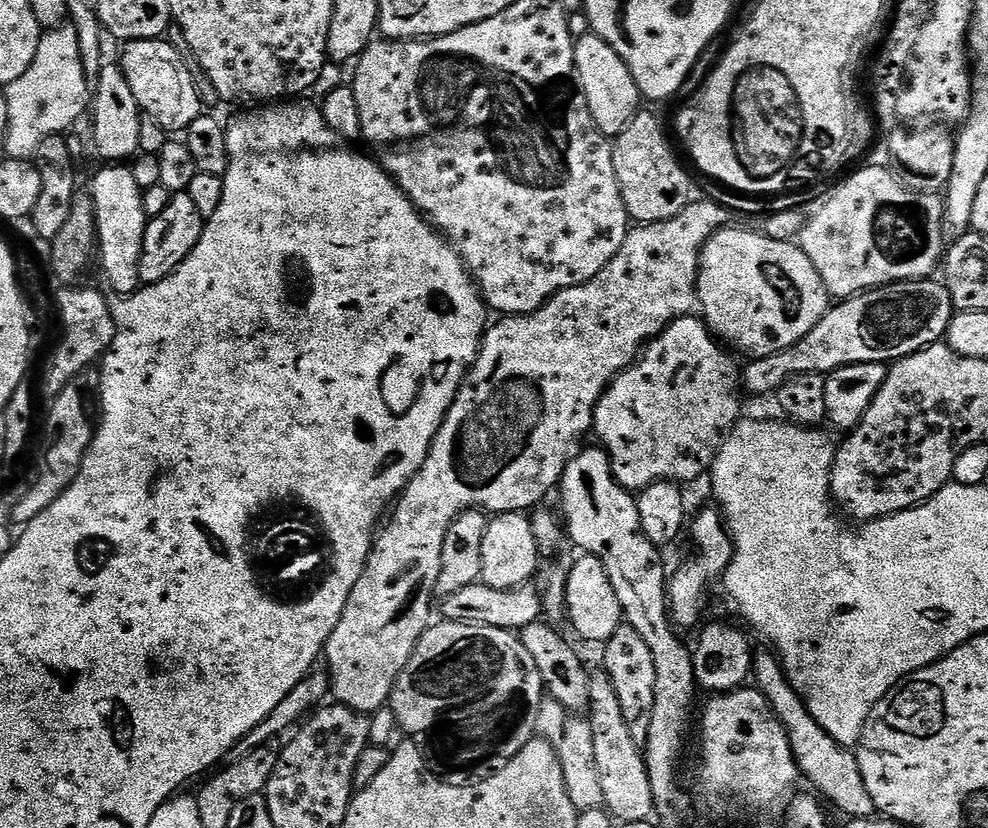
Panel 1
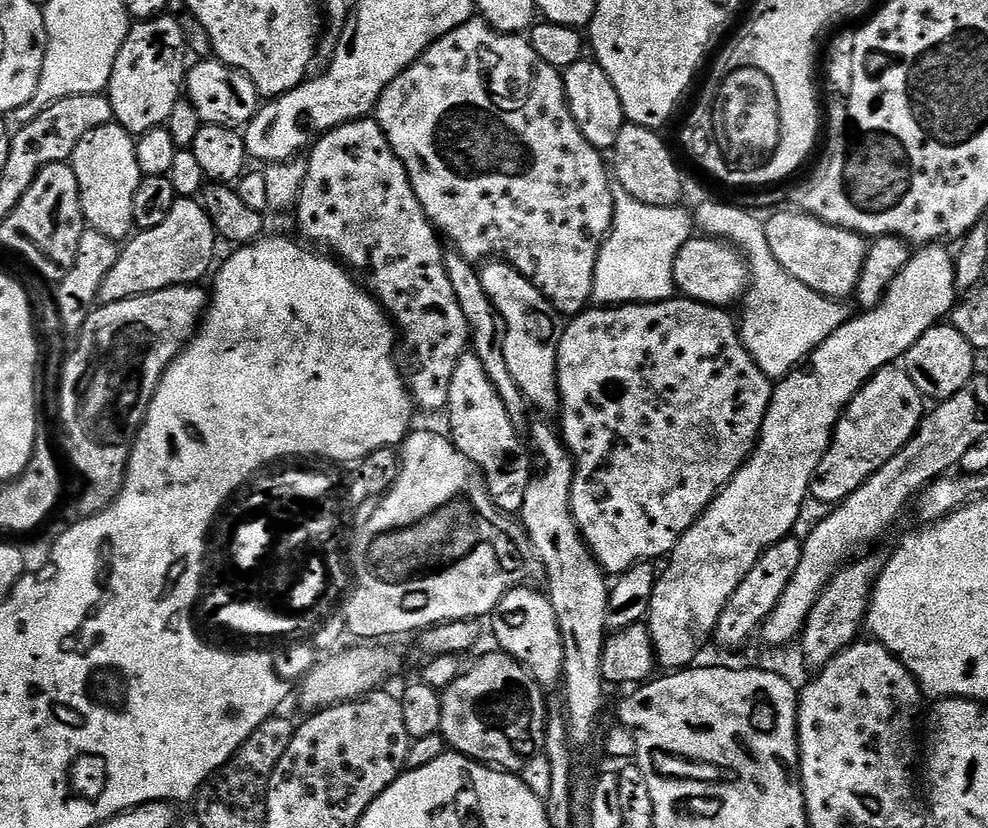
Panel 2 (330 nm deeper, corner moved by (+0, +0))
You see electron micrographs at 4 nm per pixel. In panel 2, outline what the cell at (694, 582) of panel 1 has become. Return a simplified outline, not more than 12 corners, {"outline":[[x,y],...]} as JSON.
{"outline":[[913,251],[772,389],[752,455],[680,536],[646,623],[683,670],[793,535],[836,423],[955,308]]}

